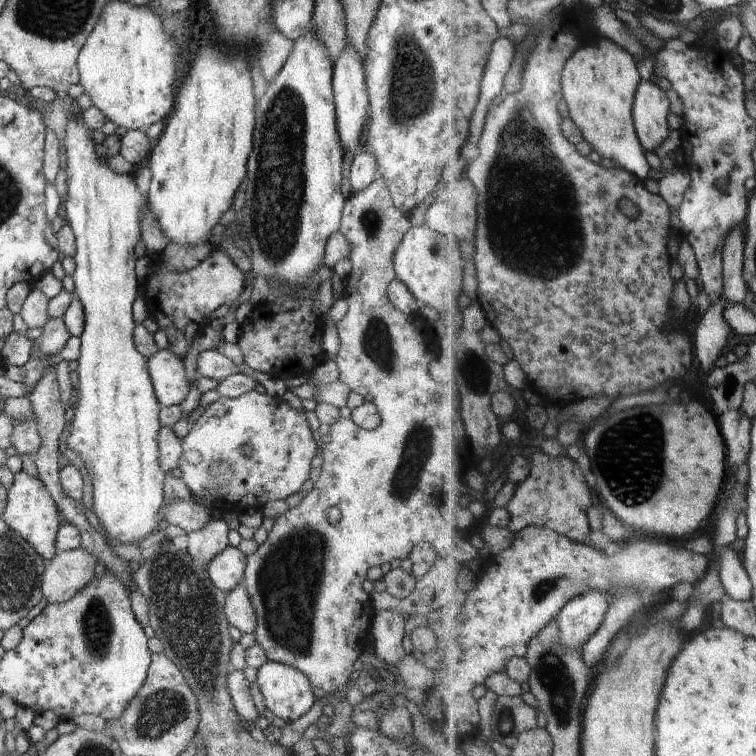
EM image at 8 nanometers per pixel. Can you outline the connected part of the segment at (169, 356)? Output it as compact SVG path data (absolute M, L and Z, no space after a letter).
M160 349L146 360L159 405L168 408L172 404L182 404L191 385L186 378L183 360L170 349Z

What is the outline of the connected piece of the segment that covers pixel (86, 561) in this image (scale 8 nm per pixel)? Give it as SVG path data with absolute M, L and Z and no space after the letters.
M82 547L71 551L58 551L56 556L46 562L41 582L41 591L46 602L63 603L70 600L79 590L82 590L92 579L96 568L96 559Z

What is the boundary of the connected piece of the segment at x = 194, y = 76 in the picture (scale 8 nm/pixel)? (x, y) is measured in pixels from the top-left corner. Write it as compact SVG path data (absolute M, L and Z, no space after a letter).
M202 48L184 80L173 111L164 120L158 144L148 154L151 181L147 205L158 220L165 243L192 246L208 243L212 229L221 222L221 216L233 206L234 194L247 173L247 160L252 152L255 125L256 98L252 86L250 66L244 54L220 56L214 48Z

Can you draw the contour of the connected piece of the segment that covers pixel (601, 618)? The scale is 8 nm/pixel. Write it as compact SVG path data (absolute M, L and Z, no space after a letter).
M602 590L585 592L563 608L558 618L563 640L582 650L600 630L610 610L608 594Z

